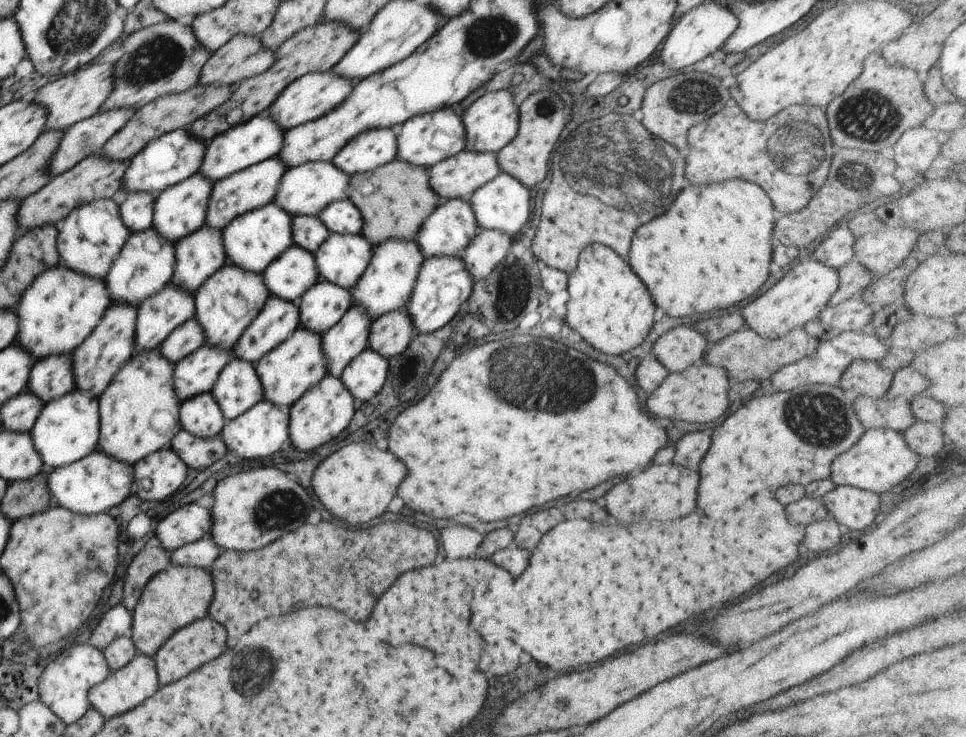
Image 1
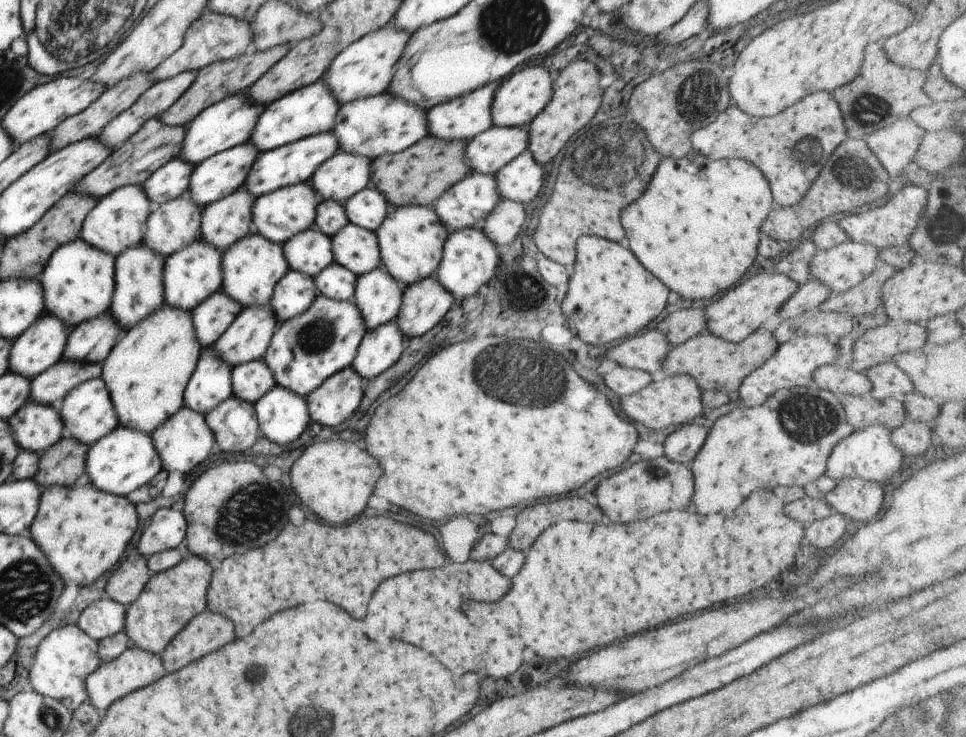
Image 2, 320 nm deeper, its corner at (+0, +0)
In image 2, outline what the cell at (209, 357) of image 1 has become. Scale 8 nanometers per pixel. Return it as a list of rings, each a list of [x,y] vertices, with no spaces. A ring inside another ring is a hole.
[[[270,305],[245,308],[212,344],[212,350],[230,368],[263,359],[279,325]]]

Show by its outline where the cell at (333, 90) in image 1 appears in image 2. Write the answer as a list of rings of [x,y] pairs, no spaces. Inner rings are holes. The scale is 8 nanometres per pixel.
[[[389,22],[383,28],[370,32],[364,38],[360,38],[344,48],[332,60],[323,79],[339,106],[344,106],[354,100],[368,98],[368,96],[377,96],[387,91],[392,78],[394,78],[400,54],[408,46],[410,36],[412,36],[410,32],[404,32],[402,28],[394,28]]]

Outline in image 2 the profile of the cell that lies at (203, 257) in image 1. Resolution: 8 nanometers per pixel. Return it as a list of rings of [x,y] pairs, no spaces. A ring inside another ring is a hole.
[[[244,187],[202,210],[199,239],[224,252],[252,231],[254,198]]]

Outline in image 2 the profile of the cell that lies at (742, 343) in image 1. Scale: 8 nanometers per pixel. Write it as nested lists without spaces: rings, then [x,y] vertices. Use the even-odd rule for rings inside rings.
[[[765,329],[752,332],[740,343],[730,343],[709,332],[695,335],[684,344],[671,347],[664,358],[662,370],[668,376],[688,375],[698,382],[701,390],[720,390],[734,394],[751,372],[760,368],[766,360],[774,356],[779,344],[772,332]]]

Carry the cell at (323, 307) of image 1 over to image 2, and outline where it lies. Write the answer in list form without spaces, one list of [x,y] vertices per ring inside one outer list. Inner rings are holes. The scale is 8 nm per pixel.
[[[333,263],[313,280],[318,295],[346,302],[353,300],[357,278],[354,272],[348,272],[340,264]]]

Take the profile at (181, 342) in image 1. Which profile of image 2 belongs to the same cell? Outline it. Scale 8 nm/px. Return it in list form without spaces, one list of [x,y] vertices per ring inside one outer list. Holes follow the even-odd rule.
[[[222,291],[212,294],[208,300],[194,308],[191,312],[192,326],[201,348],[214,344],[243,310],[240,304],[236,304],[236,300],[224,296]]]

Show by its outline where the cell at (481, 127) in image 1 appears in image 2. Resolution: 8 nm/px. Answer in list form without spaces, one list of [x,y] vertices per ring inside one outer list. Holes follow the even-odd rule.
[[[526,66],[502,80],[491,107],[493,125],[496,128],[527,128],[550,102],[554,75],[542,66]]]

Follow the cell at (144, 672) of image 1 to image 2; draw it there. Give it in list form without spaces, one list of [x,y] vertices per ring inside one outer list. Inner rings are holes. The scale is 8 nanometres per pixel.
[[[130,645],[120,656],[107,663],[102,663],[85,680],[89,701],[98,709],[106,710],[115,700],[129,695],[131,692],[148,686],[150,682],[164,676],[164,665],[161,655],[145,651],[143,648]]]

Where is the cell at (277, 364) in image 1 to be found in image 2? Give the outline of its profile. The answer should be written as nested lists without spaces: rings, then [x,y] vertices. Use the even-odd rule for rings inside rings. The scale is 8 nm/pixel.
[[[318,295],[306,312],[278,326],[263,359],[278,385],[306,397],[327,378],[352,365],[366,332],[353,301],[340,302]]]

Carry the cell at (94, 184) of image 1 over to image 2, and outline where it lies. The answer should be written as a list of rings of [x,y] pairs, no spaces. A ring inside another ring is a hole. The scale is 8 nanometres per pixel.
[[[158,118],[148,120],[124,144],[114,149],[107,160],[79,181],[75,189],[76,194],[90,196],[92,200],[98,202],[99,198],[108,196],[120,187],[141,186],[156,170],[179,157],[185,133],[185,126],[164,126]]]

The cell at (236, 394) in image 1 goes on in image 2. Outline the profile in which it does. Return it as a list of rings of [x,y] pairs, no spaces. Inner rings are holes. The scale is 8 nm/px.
[[[264,359],[235,366],[230,374],[233,395],[252,404],[277,385]]]

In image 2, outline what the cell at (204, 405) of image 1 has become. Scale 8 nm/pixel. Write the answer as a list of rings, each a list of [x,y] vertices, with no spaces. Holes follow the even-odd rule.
[[[212,345],[201,350],[198,364],[186,385],[183,406],[207,415],[233,395],[232,368],[220,360]]]

